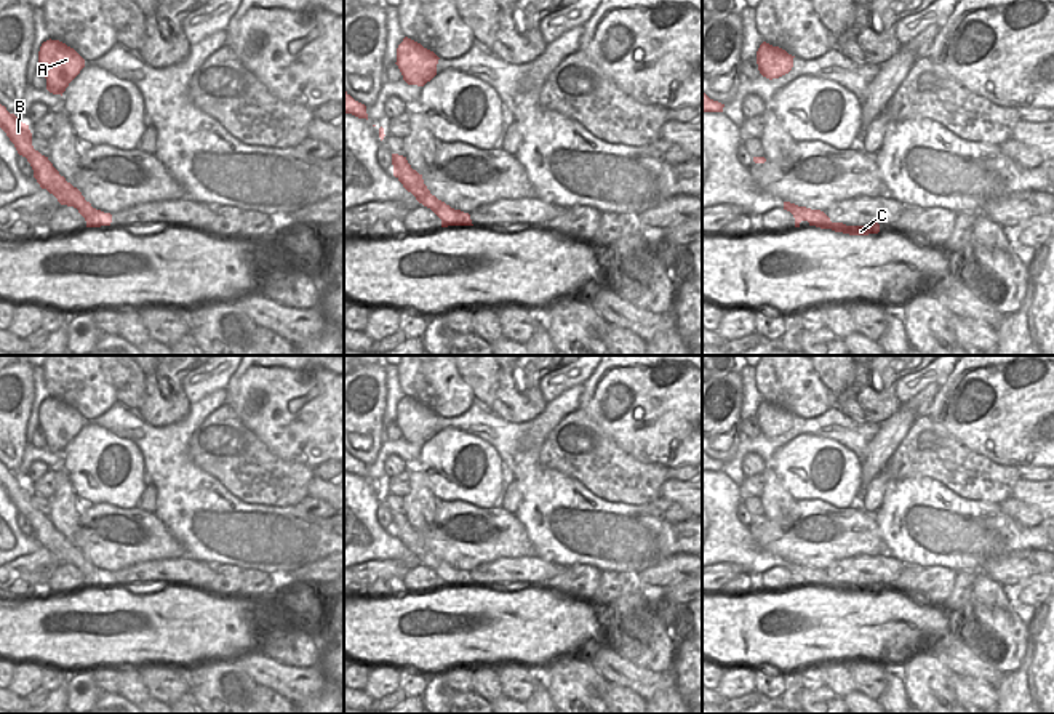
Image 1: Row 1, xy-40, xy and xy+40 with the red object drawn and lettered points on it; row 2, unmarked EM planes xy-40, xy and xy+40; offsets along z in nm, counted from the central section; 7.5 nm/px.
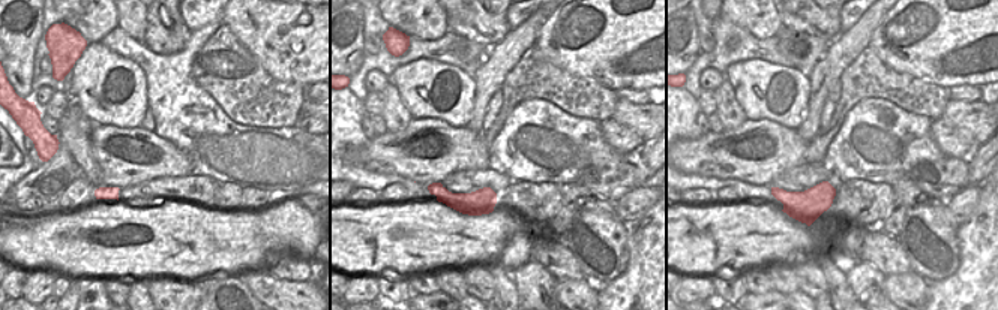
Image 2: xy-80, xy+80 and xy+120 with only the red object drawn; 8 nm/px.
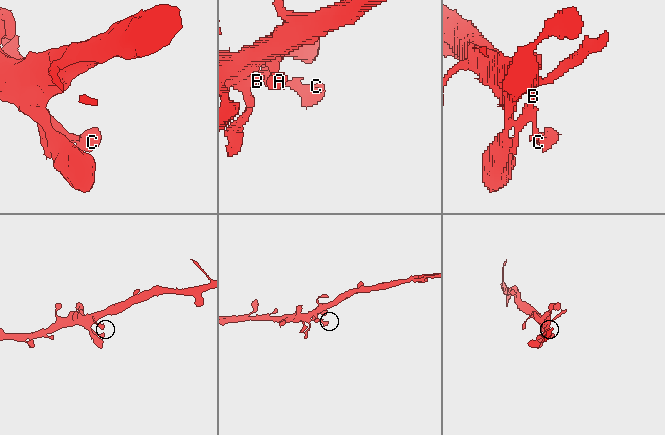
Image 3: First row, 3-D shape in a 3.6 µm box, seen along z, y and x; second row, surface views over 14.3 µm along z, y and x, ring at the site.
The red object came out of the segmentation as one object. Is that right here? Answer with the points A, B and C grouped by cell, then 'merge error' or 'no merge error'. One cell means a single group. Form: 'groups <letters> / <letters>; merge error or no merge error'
groups A B C; no merge error

